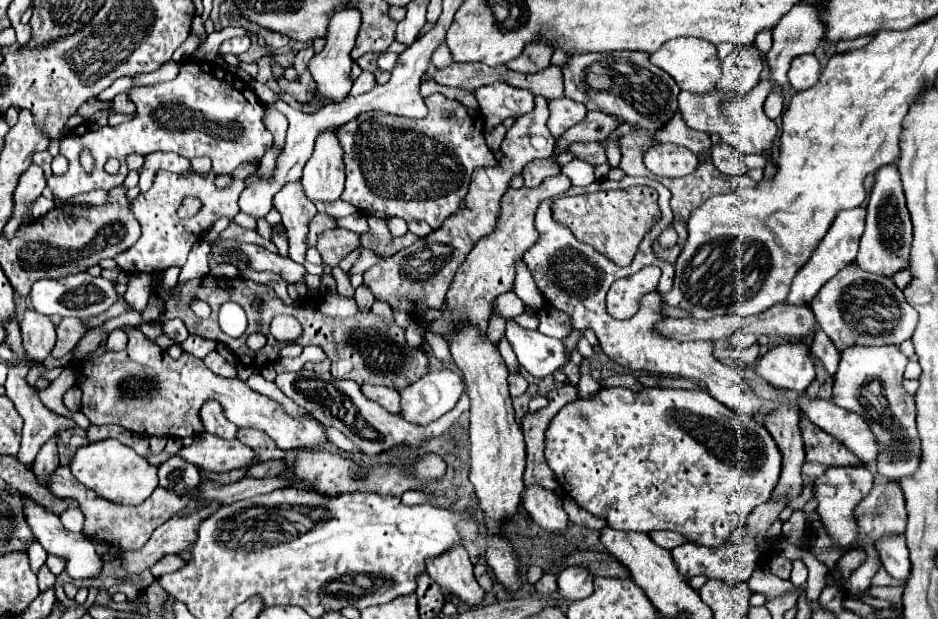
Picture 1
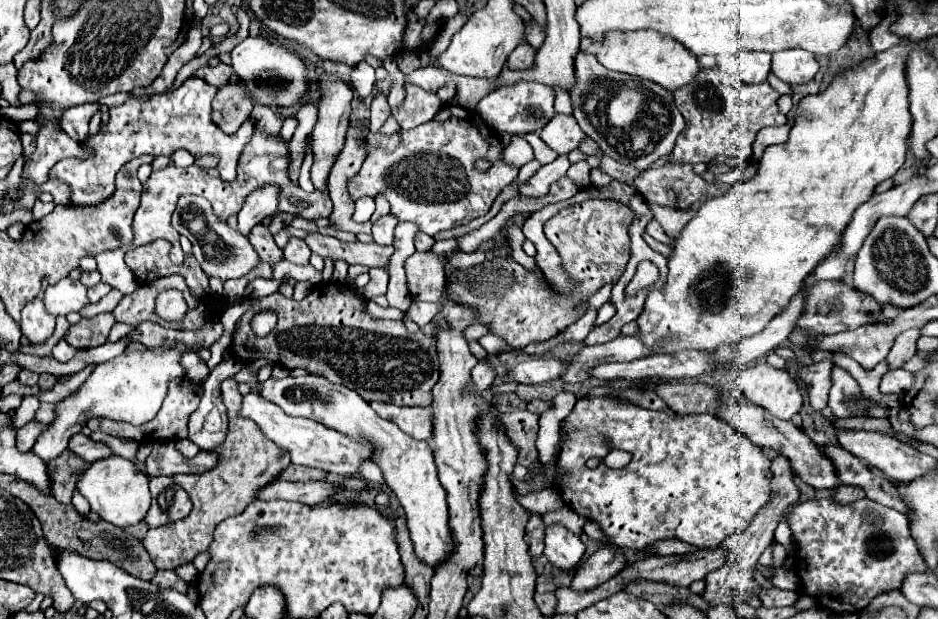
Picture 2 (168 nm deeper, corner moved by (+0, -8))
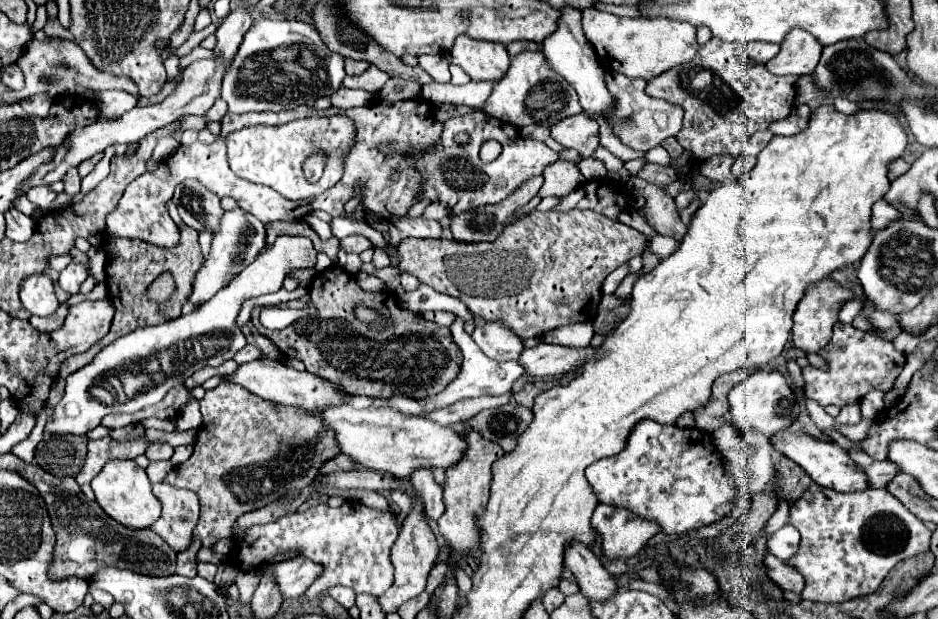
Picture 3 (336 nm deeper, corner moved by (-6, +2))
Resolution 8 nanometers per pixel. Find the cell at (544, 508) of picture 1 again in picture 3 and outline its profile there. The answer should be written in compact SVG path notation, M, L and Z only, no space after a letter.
M574 542L566 548L564 566L576 576L582 594L592 602L606 602L618 592L616 578L610 576L592 550L580 542Z

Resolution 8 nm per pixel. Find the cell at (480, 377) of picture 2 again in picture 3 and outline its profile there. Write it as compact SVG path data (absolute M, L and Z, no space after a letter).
M502 320L478 322L472 340L480 346L480 350L492 360L518 360L524 350L524 342L514 330L506 328Z

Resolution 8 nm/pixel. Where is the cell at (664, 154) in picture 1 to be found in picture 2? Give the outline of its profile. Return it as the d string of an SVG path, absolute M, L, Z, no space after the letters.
M718 68L700 70L698 76L692 80L692 84L682 86L680 90L674 92L674 102L680 110L680 114L684 116L686 126L680 132L680 136L676 138L676 146L668 156L668 164L710 162L714 156L730 156L730 158L736 158L738 164L746 164L752 158L752 142L754 142L756 134L766 126L786 122L786 116L778 112L778 106L776 106L778 98L780 98L780 94L768 82L754 86L754 84L736 82L736 80L728 78L724 72L720 72Z

